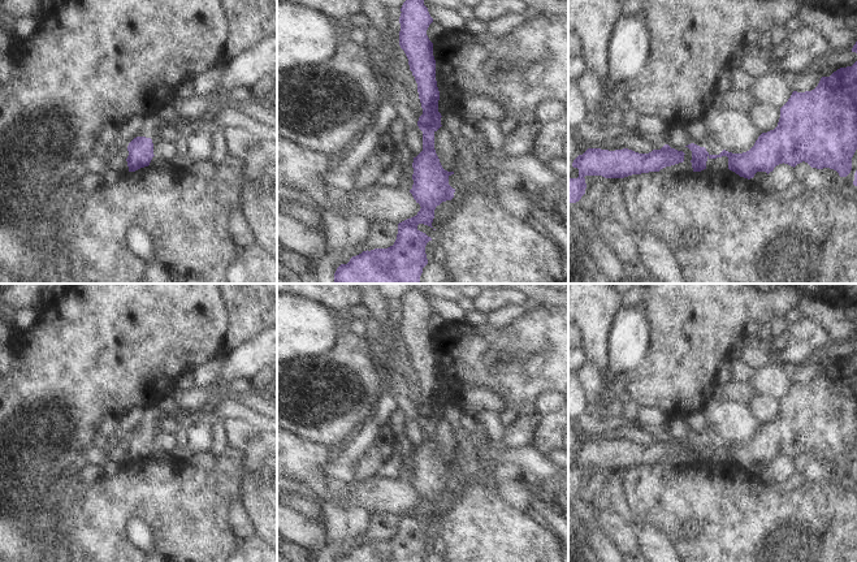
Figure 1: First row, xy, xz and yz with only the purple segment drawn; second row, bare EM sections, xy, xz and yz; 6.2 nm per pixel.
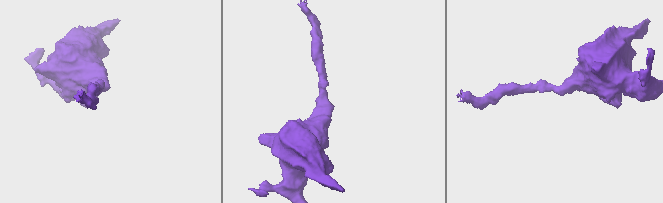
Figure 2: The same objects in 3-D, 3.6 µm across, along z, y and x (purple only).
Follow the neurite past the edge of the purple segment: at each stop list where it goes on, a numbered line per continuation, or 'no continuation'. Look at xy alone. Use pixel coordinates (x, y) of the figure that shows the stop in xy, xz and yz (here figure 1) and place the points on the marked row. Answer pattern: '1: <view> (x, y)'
no continuation

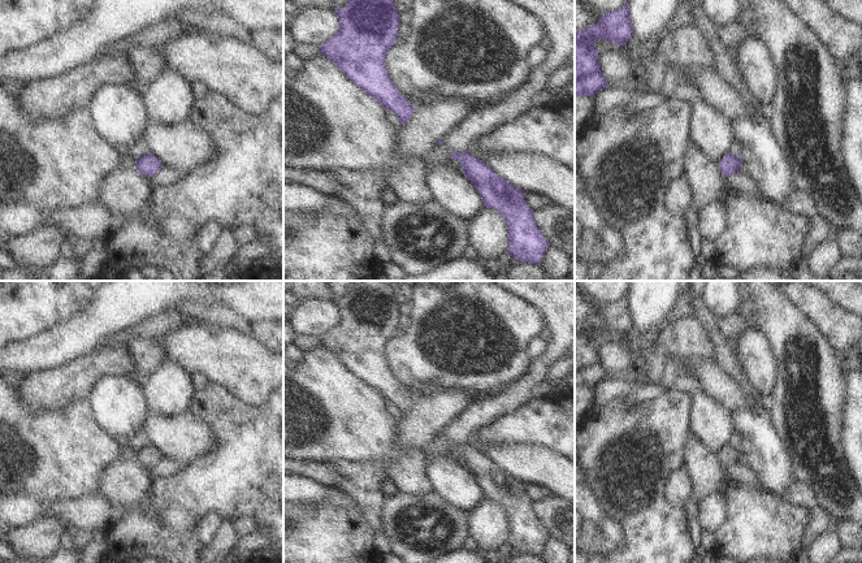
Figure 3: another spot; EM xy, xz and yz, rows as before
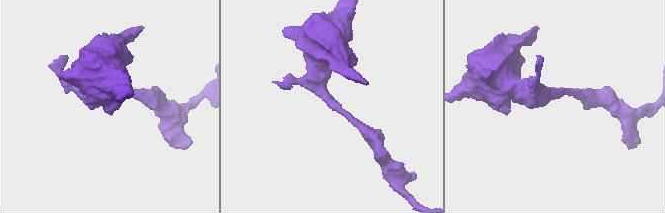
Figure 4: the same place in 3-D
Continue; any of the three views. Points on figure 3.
no continuation

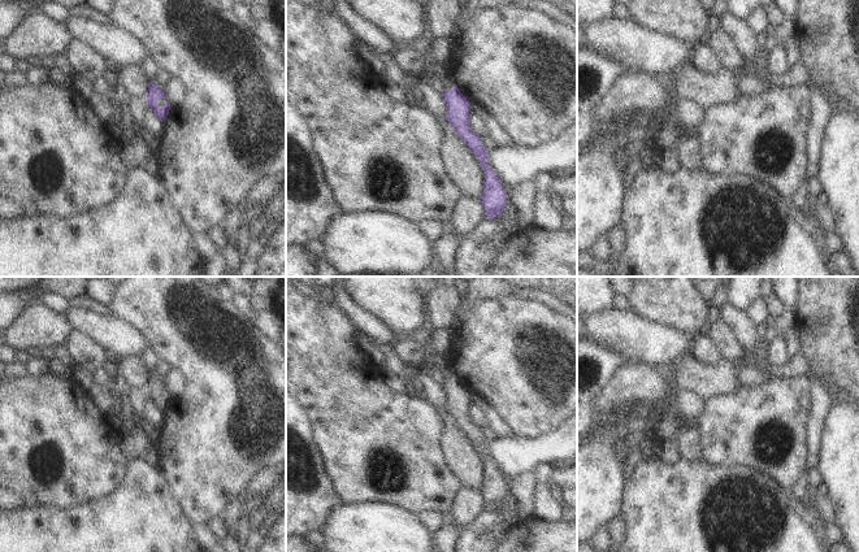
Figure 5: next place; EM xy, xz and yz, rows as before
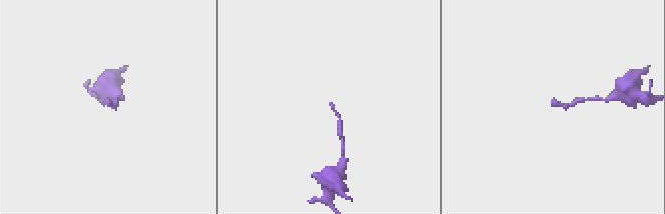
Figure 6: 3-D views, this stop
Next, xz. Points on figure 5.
1: xz (442, 72)

